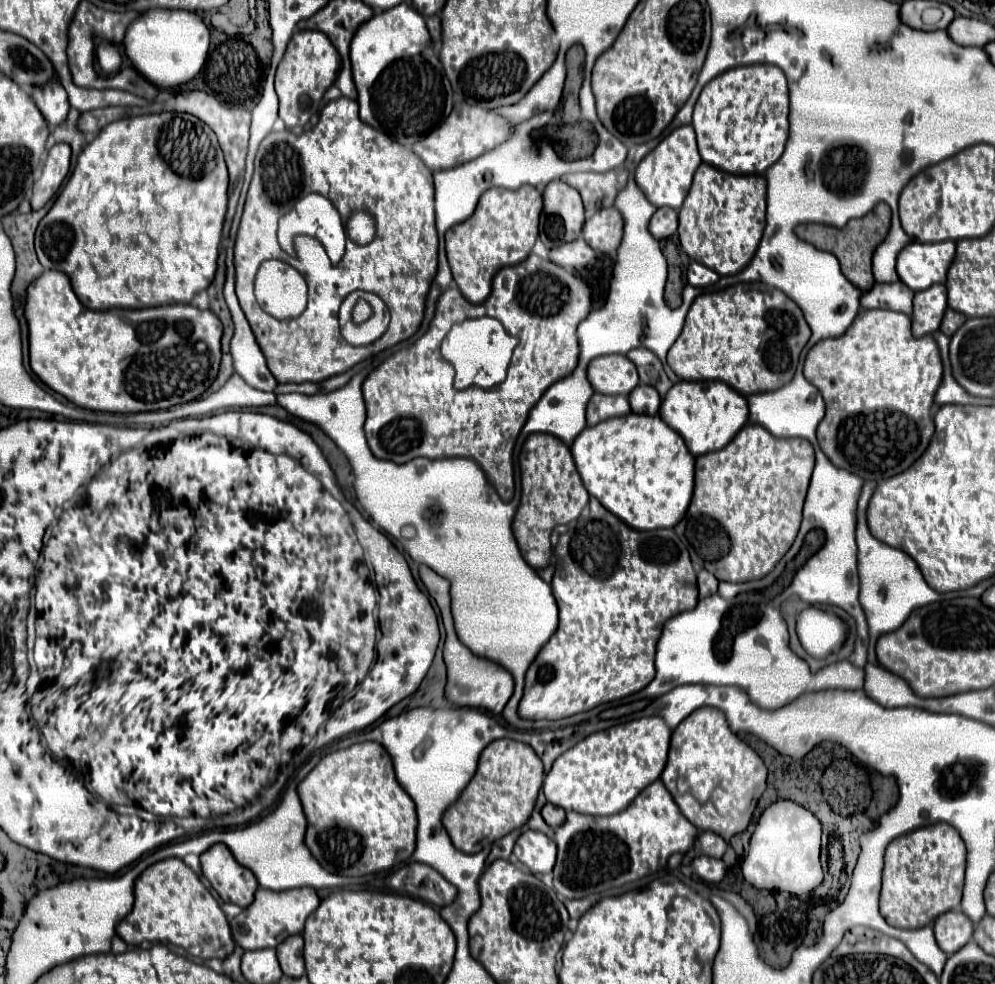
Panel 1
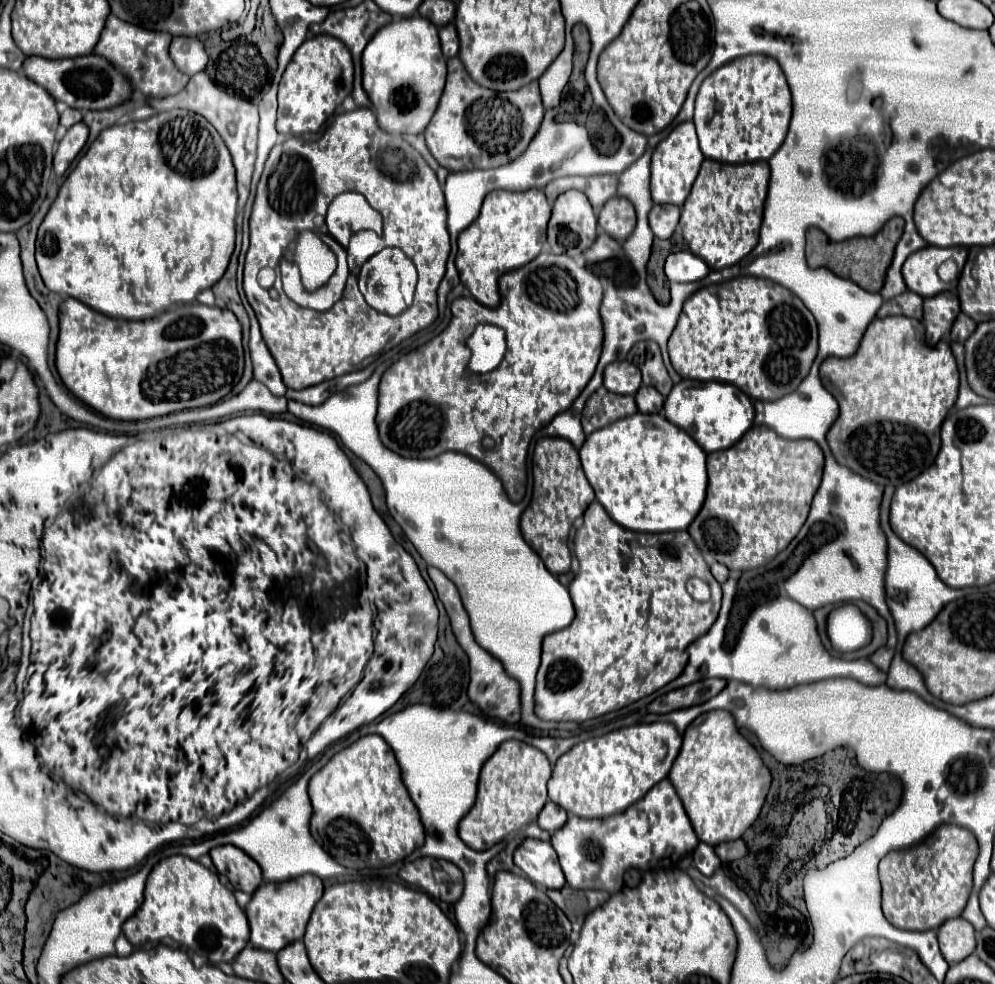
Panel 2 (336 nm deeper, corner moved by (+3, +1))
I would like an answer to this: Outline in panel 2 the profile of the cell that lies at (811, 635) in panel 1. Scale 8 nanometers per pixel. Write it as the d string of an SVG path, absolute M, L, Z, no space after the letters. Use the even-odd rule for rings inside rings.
M842 605L828 615L826 625L830 643L836 651L858 651L870 643L872 627L856 605Z

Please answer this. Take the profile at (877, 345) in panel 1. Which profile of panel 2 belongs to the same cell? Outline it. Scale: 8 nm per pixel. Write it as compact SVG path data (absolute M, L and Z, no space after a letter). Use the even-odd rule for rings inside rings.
M874 319L868 325L856 355L848 359L828 357L820 367L820 375L822 383L840 405L840 417L828 431L828 445L840 465L878 485L898 487L918 477L934 463L940 451L940 425L954 407L960 385L958 365L948 341L940 341L936 347L926 345L926 329L918 319Z

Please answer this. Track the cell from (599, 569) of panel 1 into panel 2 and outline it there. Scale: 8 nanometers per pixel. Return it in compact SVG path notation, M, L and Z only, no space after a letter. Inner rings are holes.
M594 501L584 513L584 525L576 533L574 553L576 553L576 557L580 561L580 573L576 575L576 579L570 583L568 589L570 589L570 597L572 597L574 607L576 607L576 617L566 629L560 629L556 633L546 635L544 645L542 645L542 663L540 663L538 677L536 677L536 697L534 697L536 699L536 715L540 719L544 719L544 721L576 721L576 723L582 723L582 721L606 715L610 711L622 709L622 707L626 707L626 705L630 705L630 703L634 703L634 701L658 691L658 689L662 689L664 685L668 685L670 681L674 681L682 673L682 669L688 663L688 654L686 652L688 645L694 643L698 637L702 637L710 629L710 625L716 621L718 611L720 611L720 599L722 599L720 583L712 577L710 567L706 565L702 553L698 551L698 547L692 541L688 531L670 531L670 533L652 533L652 535L650 533L628 531L622 525L618 525L616 521L612 521L608 517L608 513L604 511L604 507L598 501ZM690 577L700 577L700 579L708 581L708 585L712 587L712 599L708 603L700 603L700 601L690 597L690 593L686 591L686 581Z

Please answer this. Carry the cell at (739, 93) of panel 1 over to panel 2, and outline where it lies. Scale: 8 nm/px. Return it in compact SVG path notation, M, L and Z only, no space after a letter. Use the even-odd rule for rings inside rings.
M766 55L738 57L710 73L698 91L694 125L706 159L724 163L768 161L782 145L792 113L786 77L776 59Z

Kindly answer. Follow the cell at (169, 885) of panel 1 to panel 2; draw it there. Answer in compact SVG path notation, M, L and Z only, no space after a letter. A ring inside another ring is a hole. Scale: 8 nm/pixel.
M182 855L166 857L152 869L146 881L144 903L122 925L122 931L134 947L170 937L194 953L208 957L214 965L234 961L248 945L248 919L236 903L234 893L220 883L214 871Z

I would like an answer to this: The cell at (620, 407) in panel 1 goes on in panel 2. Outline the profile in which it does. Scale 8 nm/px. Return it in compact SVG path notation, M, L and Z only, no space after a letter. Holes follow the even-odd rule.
M600 387L588 401L582 411L582 427L584 433L590 435L622 417L634 415L638 411L636 401L632 395L618 395L610 393L608 389Z

